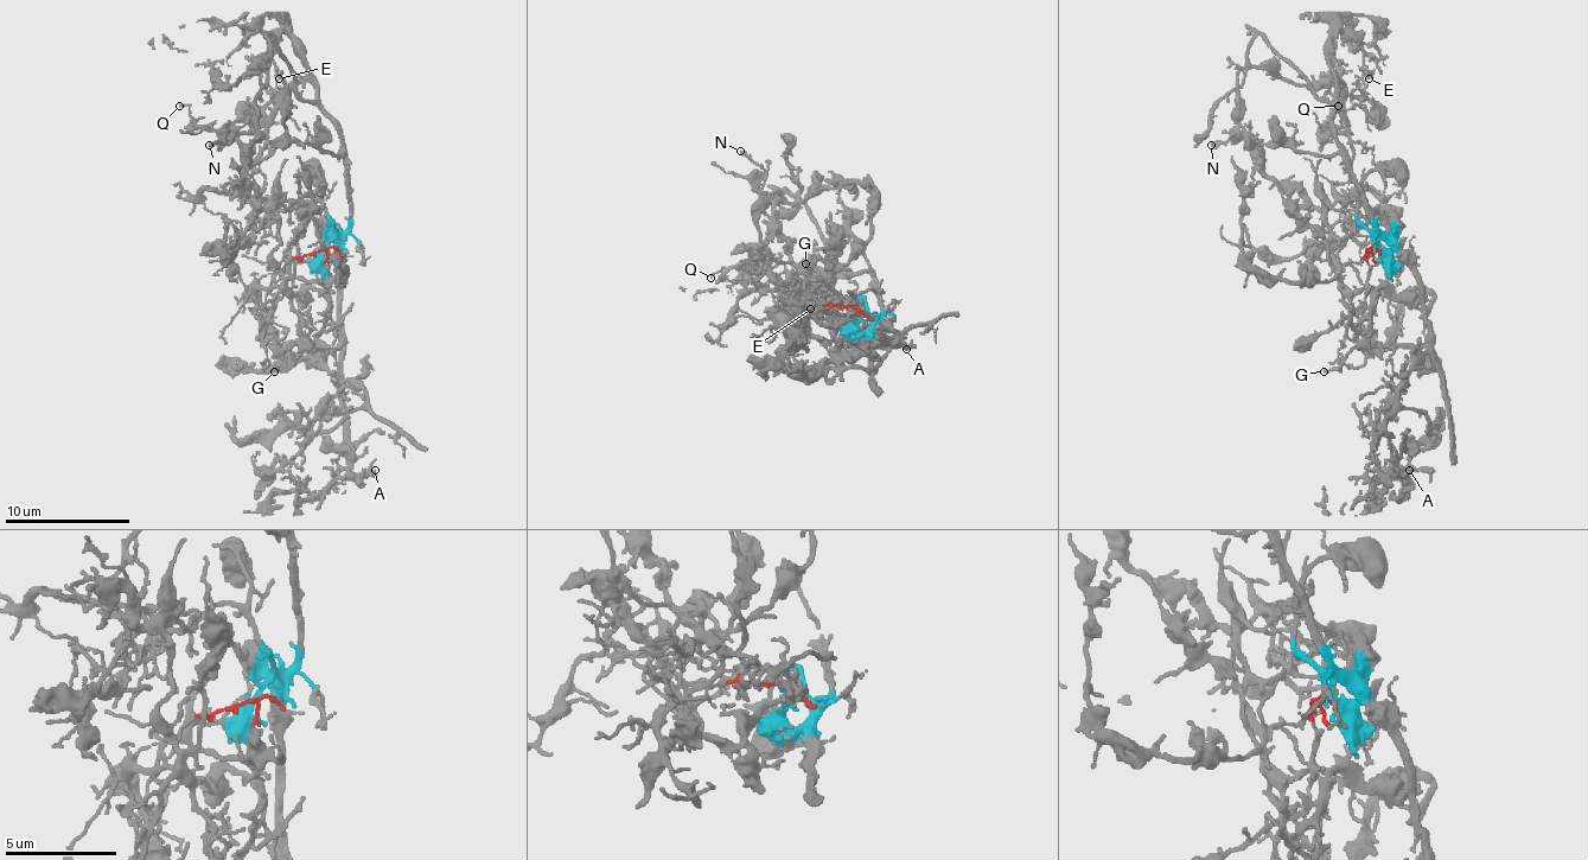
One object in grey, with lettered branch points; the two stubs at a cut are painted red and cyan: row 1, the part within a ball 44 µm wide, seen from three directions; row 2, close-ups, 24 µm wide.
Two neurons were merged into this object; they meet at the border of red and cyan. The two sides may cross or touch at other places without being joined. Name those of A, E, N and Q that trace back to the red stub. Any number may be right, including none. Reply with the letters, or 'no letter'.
N

